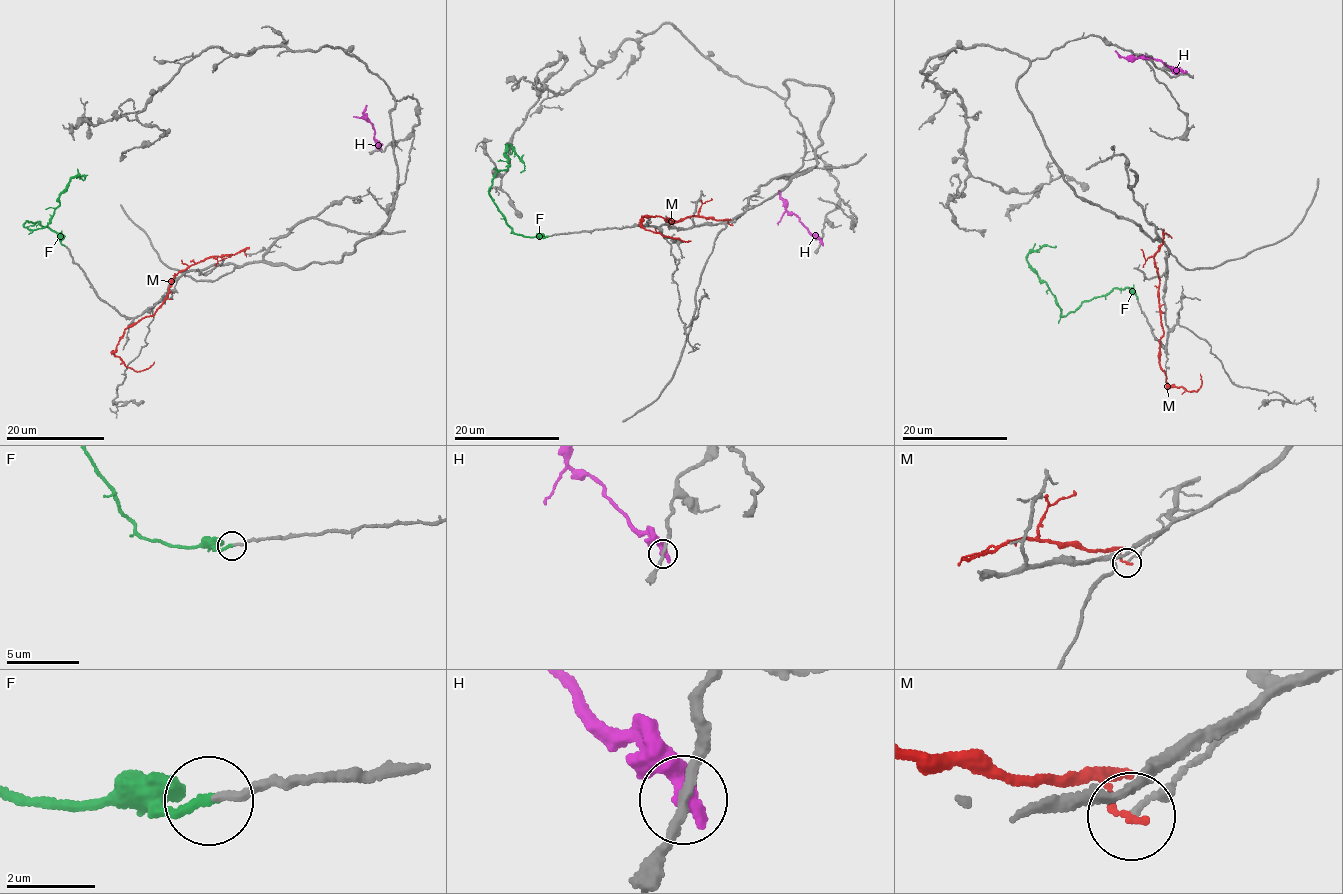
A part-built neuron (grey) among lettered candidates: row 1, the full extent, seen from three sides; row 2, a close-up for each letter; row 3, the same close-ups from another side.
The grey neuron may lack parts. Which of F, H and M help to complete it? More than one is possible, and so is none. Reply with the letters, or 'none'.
F

